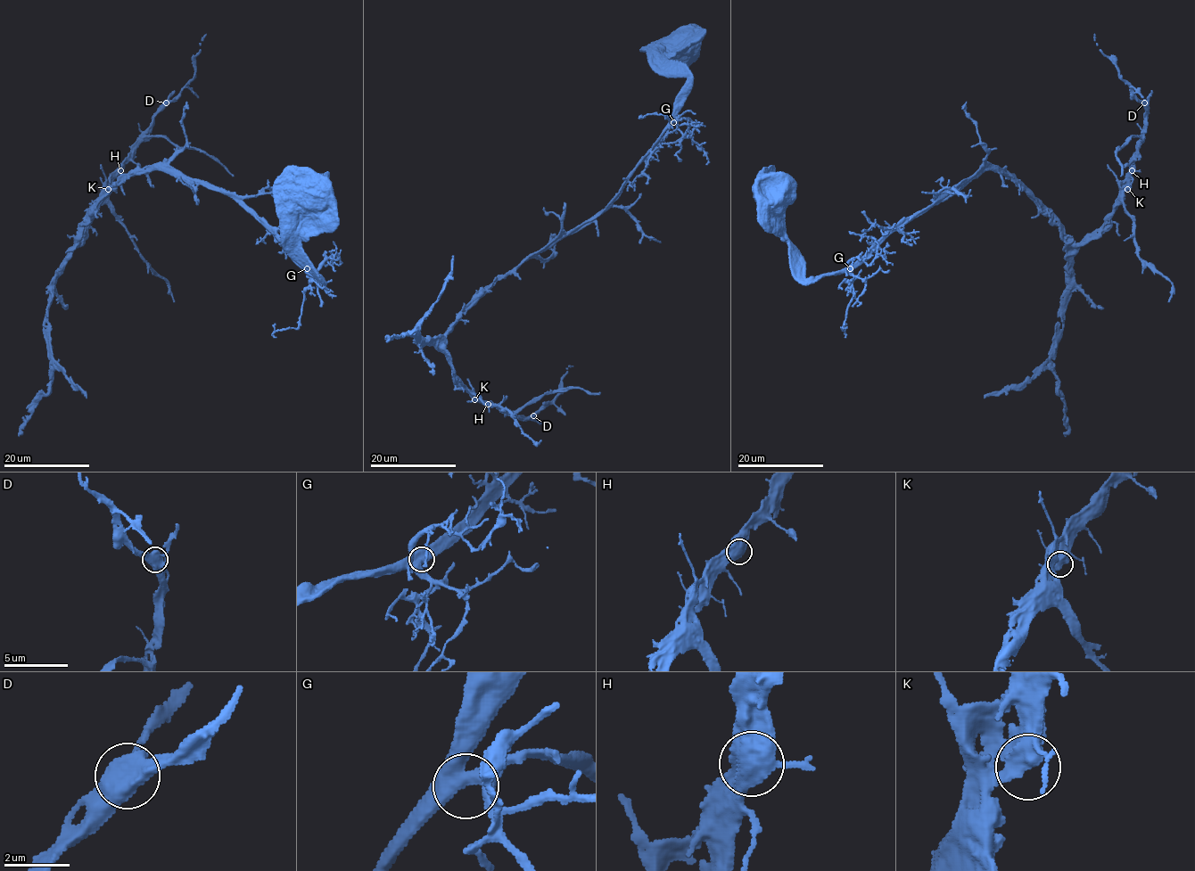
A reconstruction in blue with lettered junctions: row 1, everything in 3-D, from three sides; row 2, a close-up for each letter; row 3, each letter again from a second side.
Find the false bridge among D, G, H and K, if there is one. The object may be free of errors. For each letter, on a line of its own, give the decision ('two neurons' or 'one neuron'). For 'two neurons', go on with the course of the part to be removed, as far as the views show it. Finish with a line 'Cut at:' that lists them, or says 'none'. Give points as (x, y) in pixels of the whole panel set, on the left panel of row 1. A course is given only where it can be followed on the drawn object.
D: one neuron
G: one neuron
H: one neuron
K: one neuron
Cut at: none

